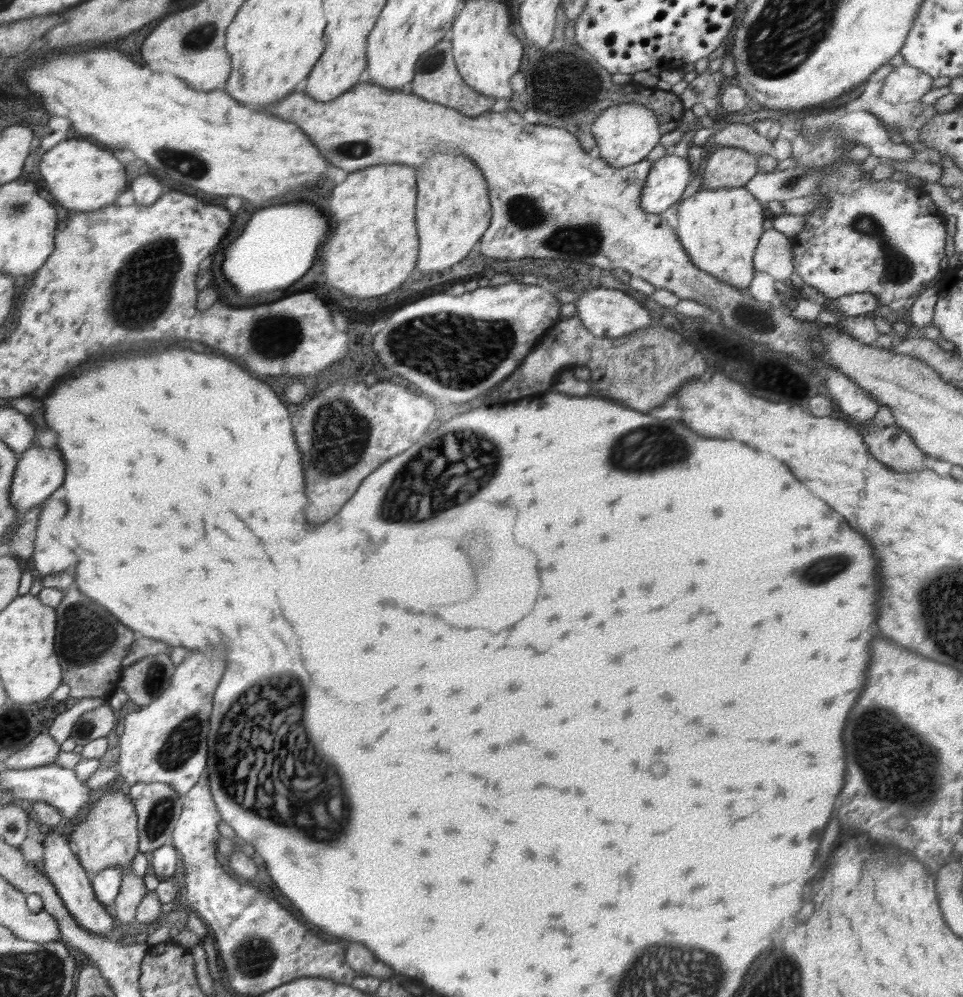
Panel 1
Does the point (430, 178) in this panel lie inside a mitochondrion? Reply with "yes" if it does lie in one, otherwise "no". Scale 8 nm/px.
no

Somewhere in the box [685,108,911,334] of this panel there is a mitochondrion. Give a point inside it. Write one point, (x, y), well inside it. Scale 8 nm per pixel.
(791, 184)

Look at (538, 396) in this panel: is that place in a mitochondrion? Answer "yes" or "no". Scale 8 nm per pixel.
no

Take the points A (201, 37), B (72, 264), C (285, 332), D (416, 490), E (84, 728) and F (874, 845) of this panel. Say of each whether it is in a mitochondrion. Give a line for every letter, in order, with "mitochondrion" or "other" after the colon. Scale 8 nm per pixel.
A: mitochondrion
B: other
C: mitochondrion
D: mitochondrion
E: mitochondrion
F: other

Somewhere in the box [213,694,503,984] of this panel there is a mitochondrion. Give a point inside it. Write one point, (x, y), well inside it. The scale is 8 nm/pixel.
(253, 966)

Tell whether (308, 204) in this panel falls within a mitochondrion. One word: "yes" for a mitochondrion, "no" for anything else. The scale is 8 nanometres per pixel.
no

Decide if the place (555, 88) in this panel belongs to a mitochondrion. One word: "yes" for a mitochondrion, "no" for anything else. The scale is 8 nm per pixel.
yes

